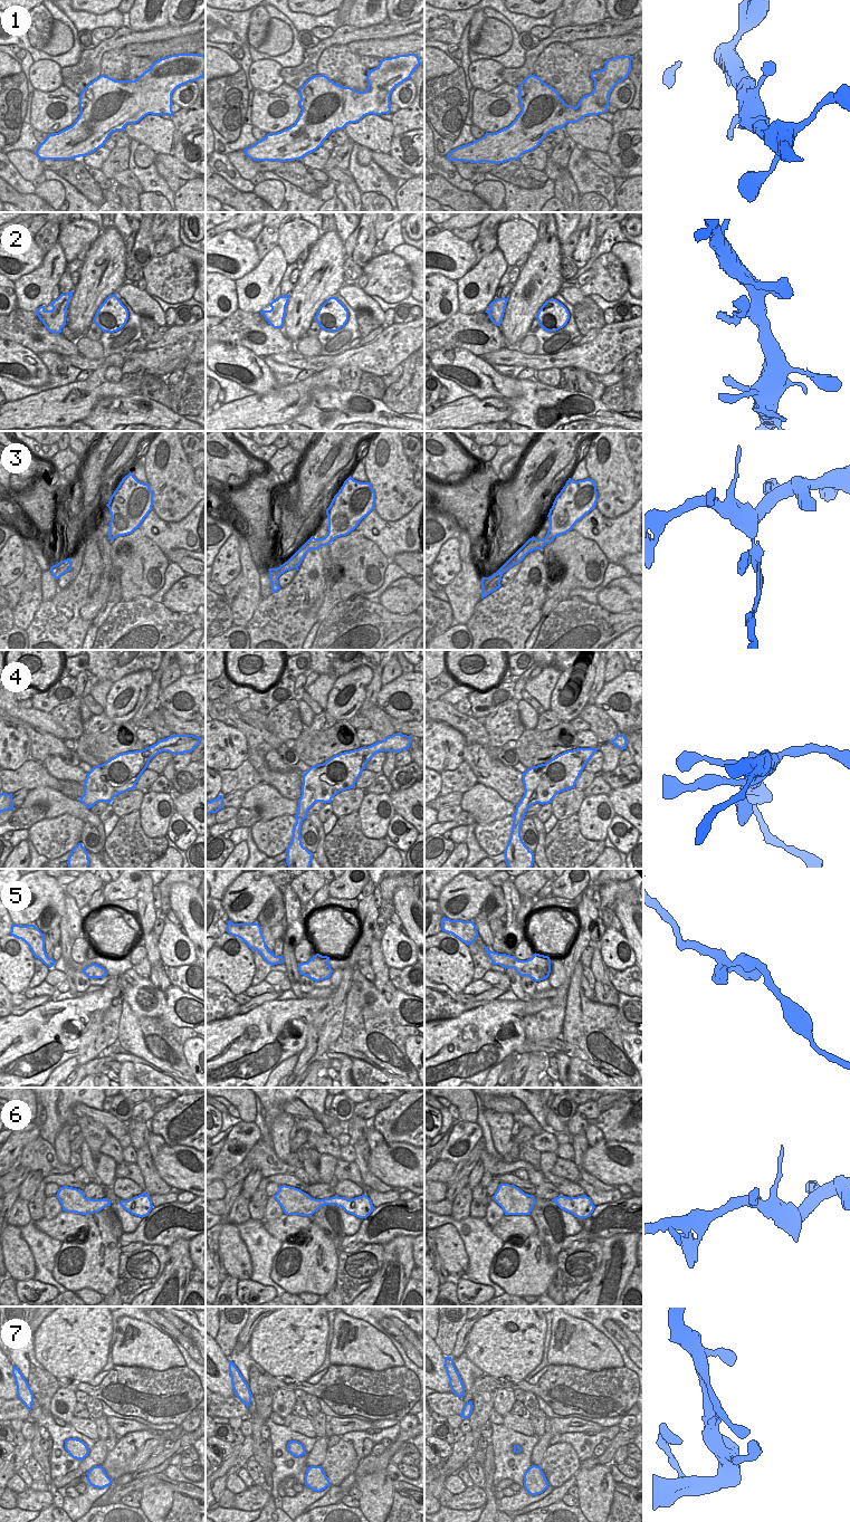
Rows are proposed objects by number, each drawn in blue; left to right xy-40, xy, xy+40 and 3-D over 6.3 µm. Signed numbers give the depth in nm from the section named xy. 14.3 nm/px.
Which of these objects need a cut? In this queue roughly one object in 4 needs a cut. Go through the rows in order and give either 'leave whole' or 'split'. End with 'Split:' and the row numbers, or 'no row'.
1: leave whole
2: split
3: split
4: leave whole
5: leave whole
6: leave whole
7: leave whole
Split: 2, 3

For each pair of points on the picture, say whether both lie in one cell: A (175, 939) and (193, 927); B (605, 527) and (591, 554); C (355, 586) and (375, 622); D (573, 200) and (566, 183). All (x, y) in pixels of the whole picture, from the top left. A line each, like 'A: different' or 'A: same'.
A: different
B: different
C: different
D: same

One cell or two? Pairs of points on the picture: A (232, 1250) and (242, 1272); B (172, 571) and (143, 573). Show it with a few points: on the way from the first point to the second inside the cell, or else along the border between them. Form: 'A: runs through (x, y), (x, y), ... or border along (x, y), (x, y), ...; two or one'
A: runs through (235, 1255), (239, 1266); one
B: border along (169, 562), (165, 568), (164, 584), (153, 594); two

